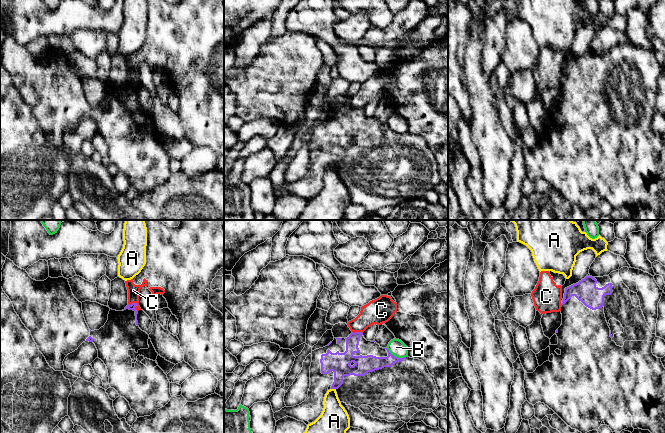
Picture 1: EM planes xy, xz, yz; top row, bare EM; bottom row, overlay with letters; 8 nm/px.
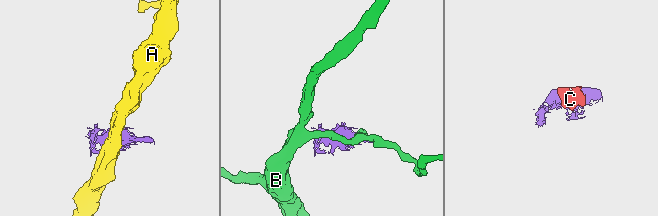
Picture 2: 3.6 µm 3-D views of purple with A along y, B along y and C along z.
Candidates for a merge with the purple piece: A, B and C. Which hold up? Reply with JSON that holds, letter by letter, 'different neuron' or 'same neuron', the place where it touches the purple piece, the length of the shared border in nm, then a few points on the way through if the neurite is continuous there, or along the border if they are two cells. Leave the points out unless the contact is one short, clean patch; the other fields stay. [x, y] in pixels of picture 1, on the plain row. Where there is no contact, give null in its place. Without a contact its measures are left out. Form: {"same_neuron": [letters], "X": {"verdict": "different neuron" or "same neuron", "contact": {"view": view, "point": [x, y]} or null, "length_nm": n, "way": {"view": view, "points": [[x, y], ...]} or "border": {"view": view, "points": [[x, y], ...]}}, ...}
{"same_neuron": [], "A": {"verdict": "different neuron", "contact": {"view": "xz", "point": [333, 164]}, "length_nm": 40}, "B": {"verdict": "different neuron", "contact": {"view": "xz", "point": [397, 133]}, "length_nm": 190, "border": {"view": "xz", "points": [[386, 124], [395, 132], [407, 132]]}}, "C": {"verdict": "different neuron", "contact": {"view": "xy", "point": [136, 79]}, "length_nm": 100, "border": {"view": "xy", "points": [[128, 79], [136, 79], [135, 85], [137, 87]]}}}

